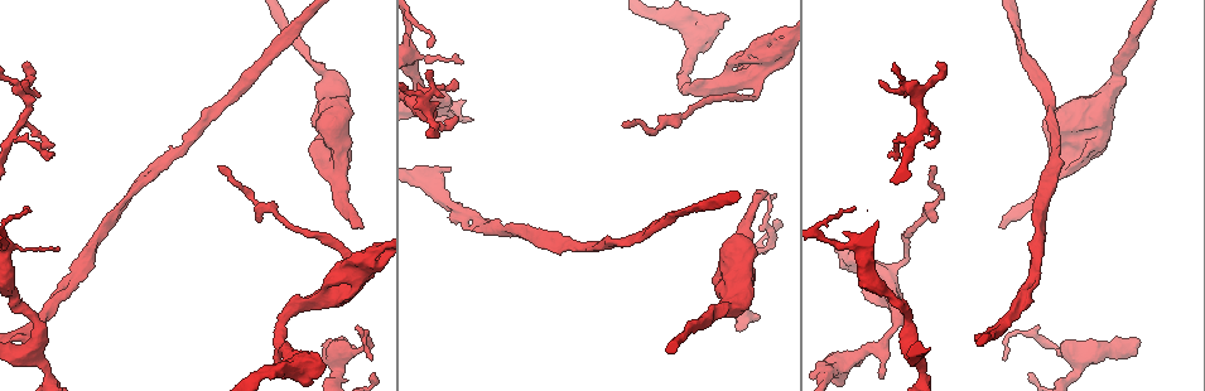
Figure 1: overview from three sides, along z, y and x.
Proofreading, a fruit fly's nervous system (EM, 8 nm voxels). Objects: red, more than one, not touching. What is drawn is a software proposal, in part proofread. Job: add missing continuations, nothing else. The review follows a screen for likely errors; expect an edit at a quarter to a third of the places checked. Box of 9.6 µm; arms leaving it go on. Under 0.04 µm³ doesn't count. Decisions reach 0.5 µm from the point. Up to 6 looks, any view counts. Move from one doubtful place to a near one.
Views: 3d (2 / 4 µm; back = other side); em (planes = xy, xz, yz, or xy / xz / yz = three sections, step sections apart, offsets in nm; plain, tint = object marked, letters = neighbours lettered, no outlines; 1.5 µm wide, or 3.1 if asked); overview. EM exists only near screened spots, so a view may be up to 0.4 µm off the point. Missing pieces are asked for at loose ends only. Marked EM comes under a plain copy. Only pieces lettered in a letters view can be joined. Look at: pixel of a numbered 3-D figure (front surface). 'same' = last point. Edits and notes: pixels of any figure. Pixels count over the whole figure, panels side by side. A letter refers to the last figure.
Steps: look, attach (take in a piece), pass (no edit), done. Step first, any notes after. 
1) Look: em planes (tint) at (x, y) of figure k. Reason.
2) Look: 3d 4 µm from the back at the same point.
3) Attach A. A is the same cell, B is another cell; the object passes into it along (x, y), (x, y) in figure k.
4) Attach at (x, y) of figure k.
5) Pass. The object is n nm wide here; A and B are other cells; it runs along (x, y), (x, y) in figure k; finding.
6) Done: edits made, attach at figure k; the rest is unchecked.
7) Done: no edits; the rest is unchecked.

Look: em xy step 8 (letters) at (1139, 340) of figure 1.

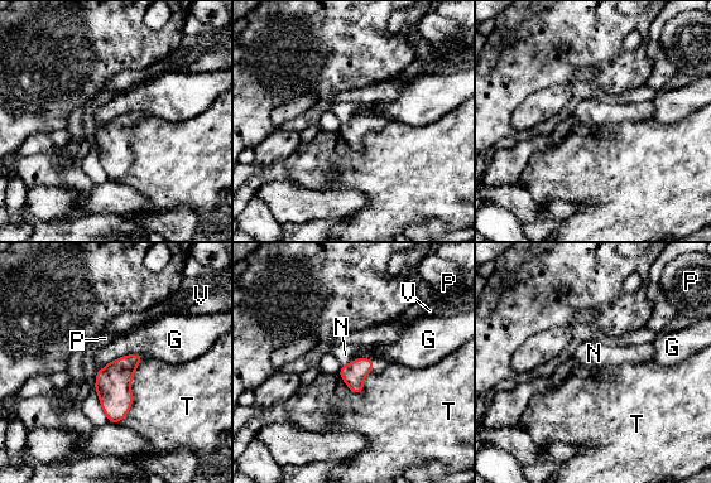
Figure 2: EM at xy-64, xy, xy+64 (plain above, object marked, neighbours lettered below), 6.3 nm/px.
Look: em xz step 8 (letters) at the same point. Another direction.

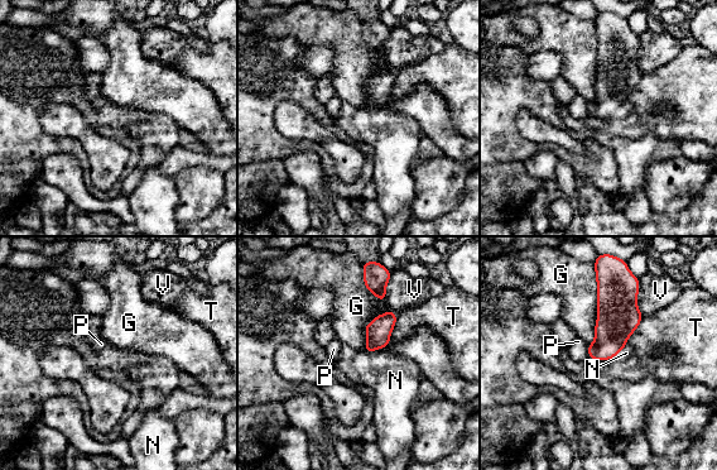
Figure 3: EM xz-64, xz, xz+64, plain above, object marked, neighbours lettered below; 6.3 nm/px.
Attach N. The longest contact is with G, 480 nm; N is the same cell, G, P, T and V are other cells; it goes on there.

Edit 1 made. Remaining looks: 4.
Look: overview. Redraw.

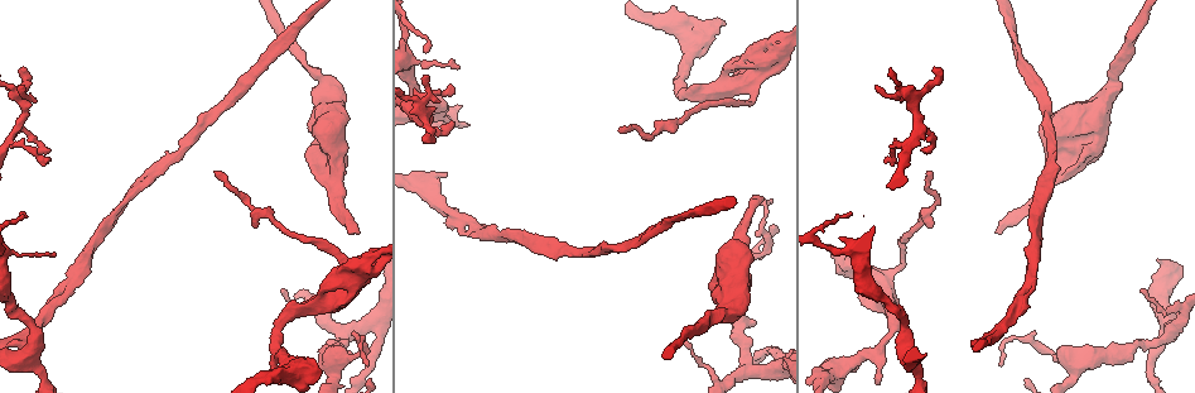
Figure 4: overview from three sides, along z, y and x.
Look: 3d 2 µm at (359, 231) of figure 4. Free end.

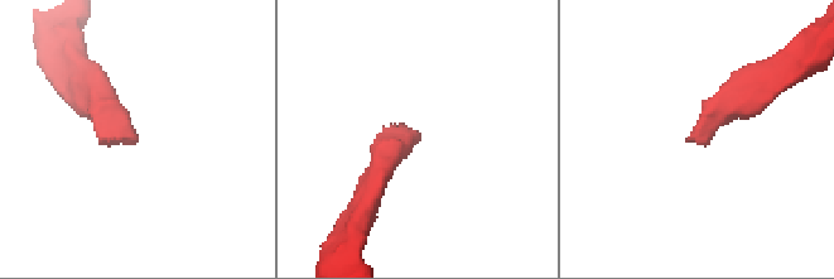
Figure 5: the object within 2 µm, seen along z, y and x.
Look: em planes (letters) at (697, 144) of figure 5.

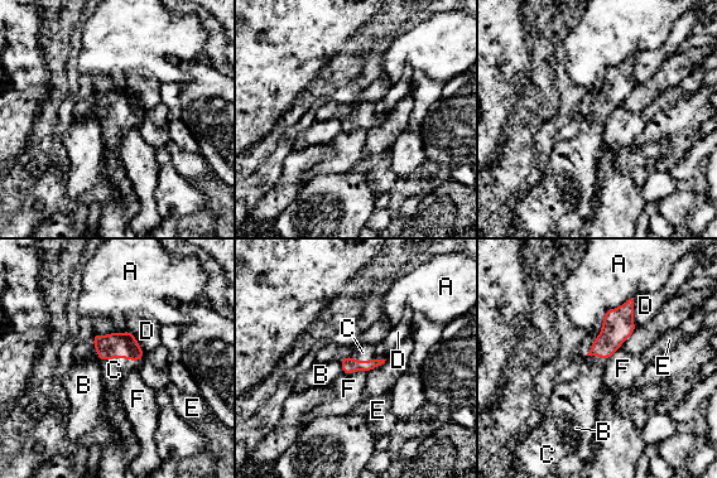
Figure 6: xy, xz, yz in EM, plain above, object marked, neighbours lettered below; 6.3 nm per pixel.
Attach C. The longest contact is with C, 320 nm; C is the same cell, A, B, D, E and F are other cells; the object passes into it along (116, 344), (115, 357), (114, 370) in figure 6; it goes on there.

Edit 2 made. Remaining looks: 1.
Done: edits made, attach at figure 3, attach at figure 6; the rest is unchecked.

